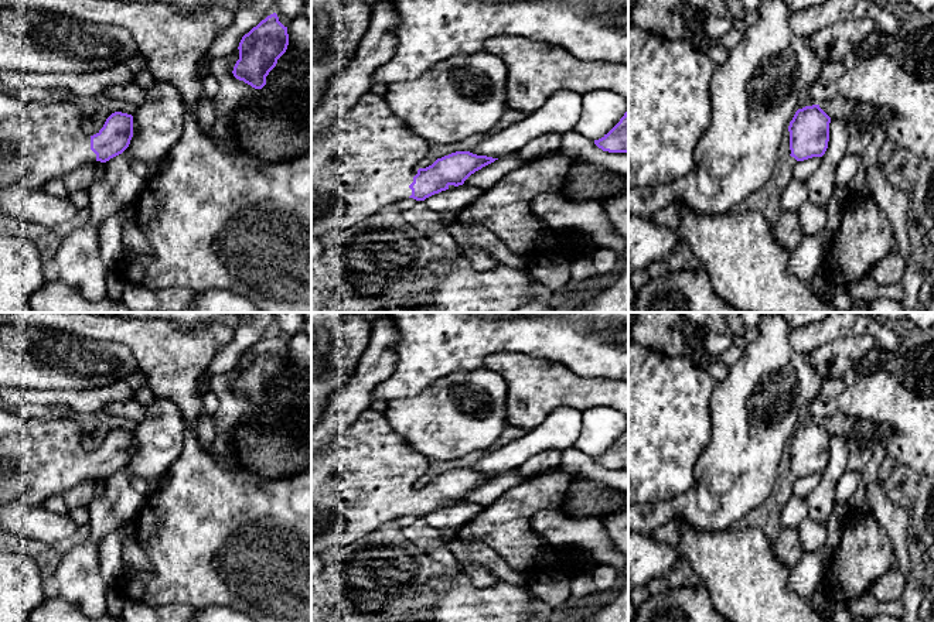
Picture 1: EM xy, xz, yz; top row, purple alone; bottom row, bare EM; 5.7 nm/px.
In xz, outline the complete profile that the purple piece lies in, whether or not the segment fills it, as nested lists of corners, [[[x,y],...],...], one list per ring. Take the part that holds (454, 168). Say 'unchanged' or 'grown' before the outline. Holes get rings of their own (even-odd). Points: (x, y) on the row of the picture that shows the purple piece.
grown; [[[371,92],[365,93],[350,110],[335,117],[327,129],[311,137],[311,237],[321,239],[331,230],[351,228],[398,201],[406,198],[425,201],[449,189],[450,185],[463,185],[471,174],[498,160],[470,151],[456,151],[437,158],[426,168],[420,168],[419,165],[427,154],[427,141],[405,127],[382,96]]]

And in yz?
unchanged; [[[819,105],[798,109],[790,122],[791,157],[804,161],[822,157],[828,148],[831,117]]]

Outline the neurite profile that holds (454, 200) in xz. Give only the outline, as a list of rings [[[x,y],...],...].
[[[459,185],[459,187],[442,191],[439,194],[434,194],[426,198],[425,202],[432,211],[437,213],[443,213],[443,212],[459,213],[484,192],[485,192],[484,189],[477,187]]]

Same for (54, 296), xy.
[[[52,278],[35,291],[31,298],[33,312],[134,312],[122,300],[105,297],[100,301],[82,298],[64,281]]]

